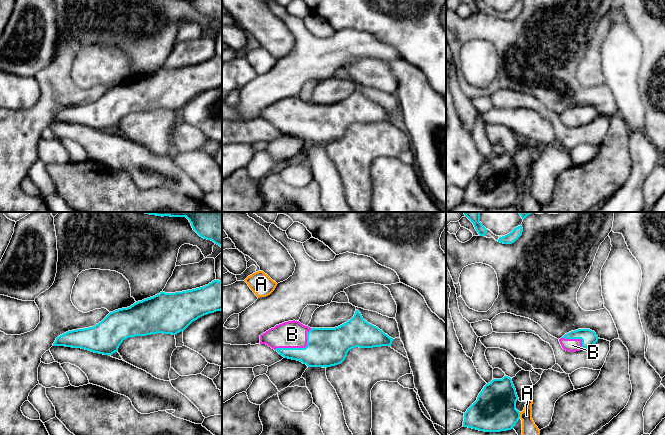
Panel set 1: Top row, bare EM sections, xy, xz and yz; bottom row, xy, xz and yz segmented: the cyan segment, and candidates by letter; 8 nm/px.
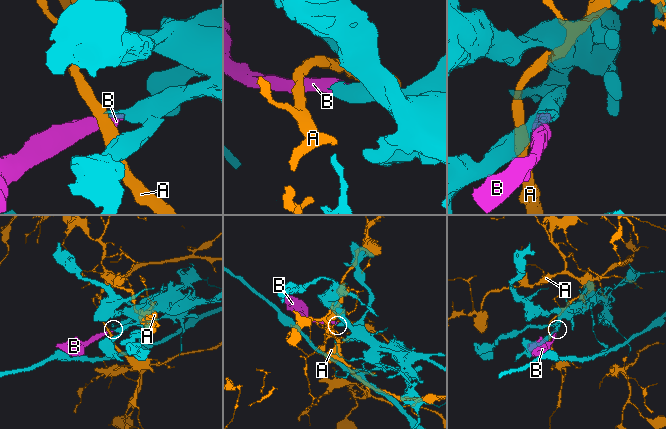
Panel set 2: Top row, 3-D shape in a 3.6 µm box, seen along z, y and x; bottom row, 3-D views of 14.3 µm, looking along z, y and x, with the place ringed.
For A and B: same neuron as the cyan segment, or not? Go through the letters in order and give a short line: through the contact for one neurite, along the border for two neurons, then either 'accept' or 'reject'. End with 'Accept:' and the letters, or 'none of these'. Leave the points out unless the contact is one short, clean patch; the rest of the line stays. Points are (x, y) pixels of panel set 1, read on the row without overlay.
A: reject
B: line xz (326, 123), (298, 124), (292, 110); accept
Accept: B

